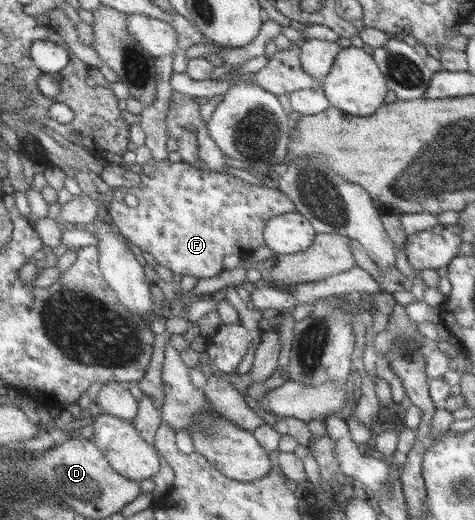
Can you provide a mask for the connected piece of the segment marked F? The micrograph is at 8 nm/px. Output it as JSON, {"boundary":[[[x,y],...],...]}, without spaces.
{"boundary":[[[153,158],[143,166],[140,176],[141,183],[128,191],[139,199],[137,207],[126,206],[122,188],[111,194],[112,224],[133,245],[153,254],[163,267],[198,280],[223,274],[223,256],[233,254],[233,246],[249,252],[266,246],[266,222],[296,212],[295,204],[275,184],[255,186],[233,175],[201,169],[184,161]]]}

